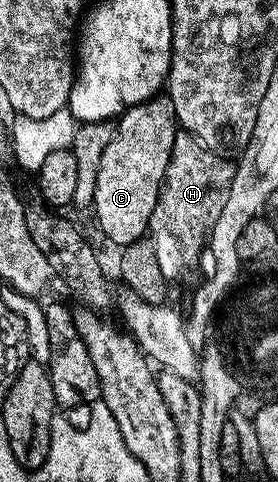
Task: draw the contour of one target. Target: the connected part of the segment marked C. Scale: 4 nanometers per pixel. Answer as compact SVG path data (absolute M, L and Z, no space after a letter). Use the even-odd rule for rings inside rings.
M158 95L126 109L116 122L111 143L103 151L103 160L99 163L99 179L95 183L92 212L97 212L97 225L101 233L116 247L124 247L142 240L149 229L149 220L157 213L157 196L161 194L161 184L165 181L167 163L171 159L171 147L179 132L175 103L168 95Z

